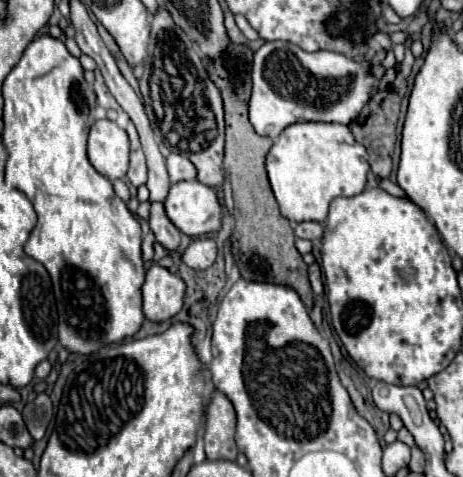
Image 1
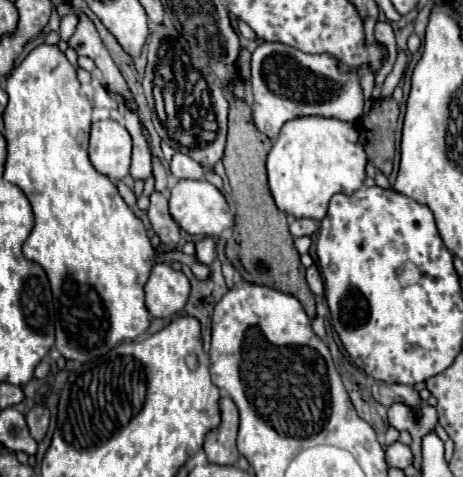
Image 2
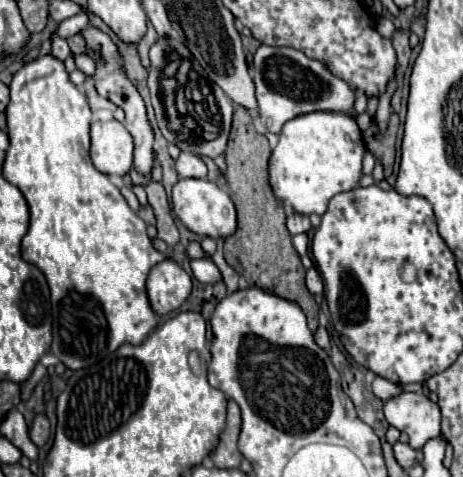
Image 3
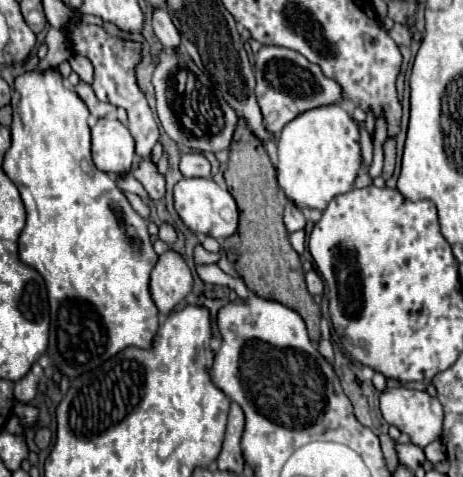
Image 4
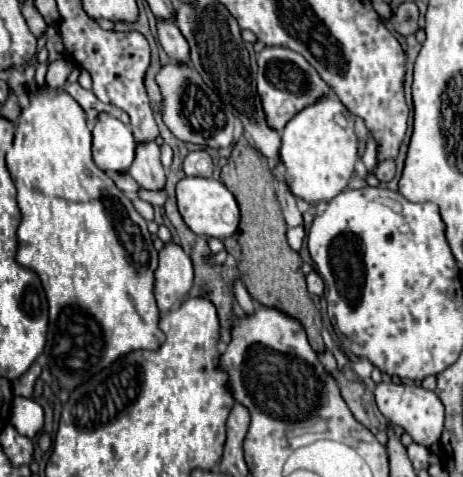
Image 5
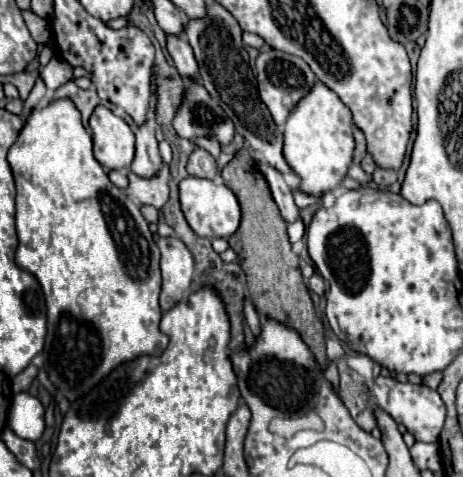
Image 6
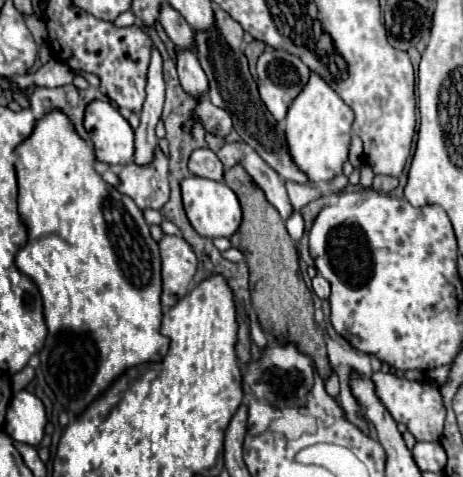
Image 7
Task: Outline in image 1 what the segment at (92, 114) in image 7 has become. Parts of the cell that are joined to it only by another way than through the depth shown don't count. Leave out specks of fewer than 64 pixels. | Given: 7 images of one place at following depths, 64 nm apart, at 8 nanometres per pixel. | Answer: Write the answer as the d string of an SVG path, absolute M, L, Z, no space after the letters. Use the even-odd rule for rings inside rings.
M98 120L90 128L88 138L88 158L92 166L108 180L124 178L128 172L130 140L126 130L122 130L112 120Z

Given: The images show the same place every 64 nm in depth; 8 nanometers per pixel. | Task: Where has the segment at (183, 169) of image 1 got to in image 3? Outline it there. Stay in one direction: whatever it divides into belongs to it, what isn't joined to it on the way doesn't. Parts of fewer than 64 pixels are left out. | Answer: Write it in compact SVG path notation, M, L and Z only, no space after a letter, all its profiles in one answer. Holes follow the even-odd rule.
M182 152L176 160L176 172L180 178L206 178L208 168L200 156L192 152Z

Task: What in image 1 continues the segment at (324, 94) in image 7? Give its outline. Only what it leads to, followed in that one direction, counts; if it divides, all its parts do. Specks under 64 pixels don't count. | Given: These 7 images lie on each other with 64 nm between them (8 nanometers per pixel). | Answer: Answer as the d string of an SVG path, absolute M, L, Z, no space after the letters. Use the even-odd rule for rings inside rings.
M290 124L274 140L266 158L266 170L280 212L294 222L324 222L328 204L336 196L356 196L366 186L370 170L368 154L346 124Z

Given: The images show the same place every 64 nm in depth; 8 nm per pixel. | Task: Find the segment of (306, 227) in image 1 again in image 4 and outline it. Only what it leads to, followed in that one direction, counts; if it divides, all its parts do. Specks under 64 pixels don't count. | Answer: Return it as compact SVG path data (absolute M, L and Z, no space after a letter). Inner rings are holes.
M286 200L286 208L284 208L284 224L286 224L288 232L300 230L300 228L304 228L304 224L306 224L306 218L304 218L304 214L300 212L300 208L298 208L294 202L290 202L290 200Z

